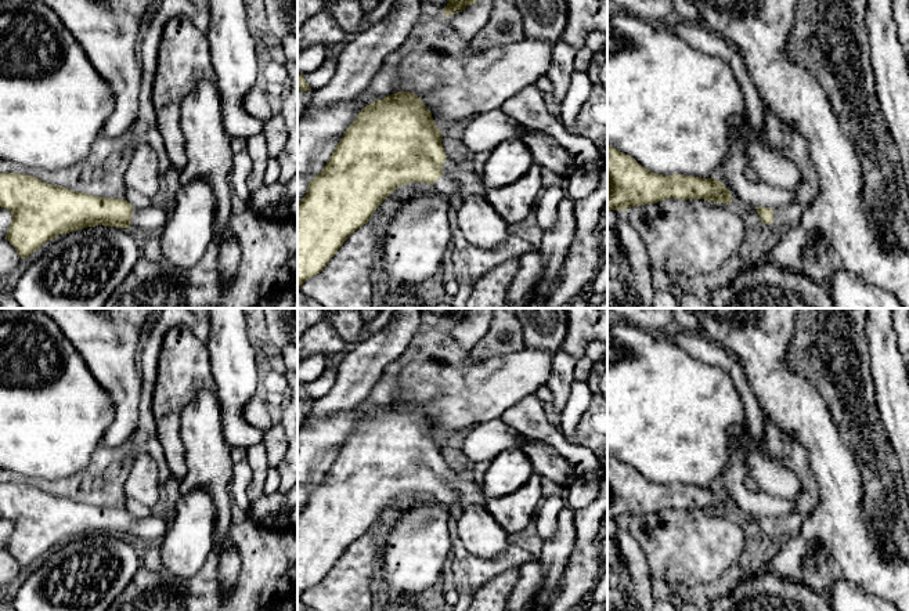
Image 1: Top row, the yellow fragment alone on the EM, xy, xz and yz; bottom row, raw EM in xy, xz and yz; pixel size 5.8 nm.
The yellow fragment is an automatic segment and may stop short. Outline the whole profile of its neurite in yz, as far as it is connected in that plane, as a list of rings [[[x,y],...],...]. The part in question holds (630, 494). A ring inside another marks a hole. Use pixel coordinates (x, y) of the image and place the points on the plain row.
[[[607,453],[607,520],[657,513],[664,509],[704,509],[731,514],[733,506],[715,488],[656,484]]]

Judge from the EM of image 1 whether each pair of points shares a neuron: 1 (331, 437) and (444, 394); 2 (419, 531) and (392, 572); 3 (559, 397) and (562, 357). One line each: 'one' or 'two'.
1: one
2: one
3: one

